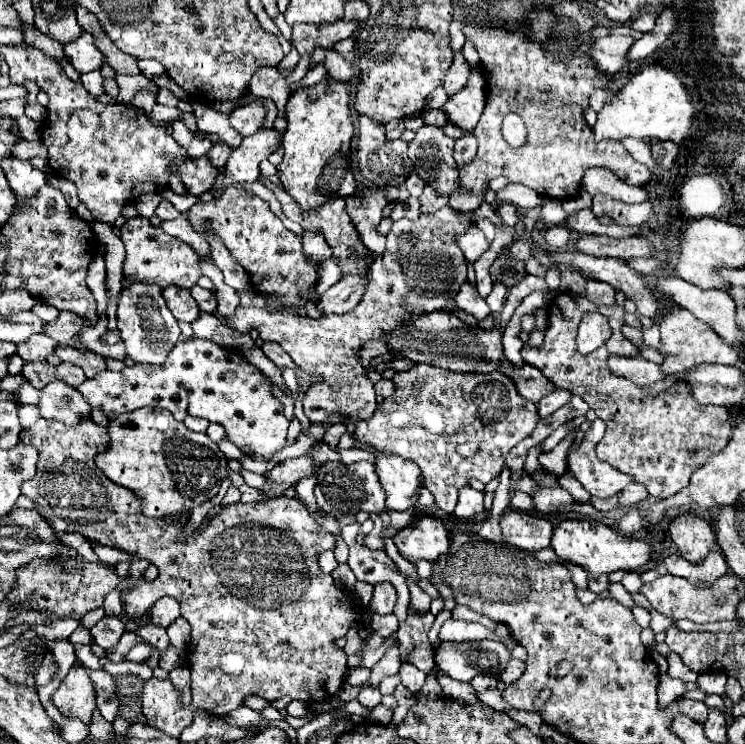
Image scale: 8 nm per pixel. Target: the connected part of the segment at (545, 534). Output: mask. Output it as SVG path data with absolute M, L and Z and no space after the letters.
M508 508L504 512L504 516L500 518L500 528L508 544L528 552L548 548L554 532L554 524L550 520L516 508Z

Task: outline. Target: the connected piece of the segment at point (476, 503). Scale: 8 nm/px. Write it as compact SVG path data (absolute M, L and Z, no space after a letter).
M470 486L462 488L454 514L458 518L474 518L484 510L484 492L474 490Z

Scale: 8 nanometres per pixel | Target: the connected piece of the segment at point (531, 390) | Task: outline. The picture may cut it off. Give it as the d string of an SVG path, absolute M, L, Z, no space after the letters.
M524 364L522 368L516 368L514 372L510 372L510 378L516 382L518 392L526 400L532 400L532 402L538 402L544 396L556 392L554 384L550 384L550 380L546 380L542 376L542 372L538 372L538 368L534 368L530 364Z

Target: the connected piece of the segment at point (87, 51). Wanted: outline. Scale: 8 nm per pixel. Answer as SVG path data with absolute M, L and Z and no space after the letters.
M84 32L76 42L64 46L64 52L66 52L68 60L72 62L74 70L80 74L98 70L98 68L102 68L102 64L106 64L104 56L98 52L98 48L94 46L94 40L88 32Z

